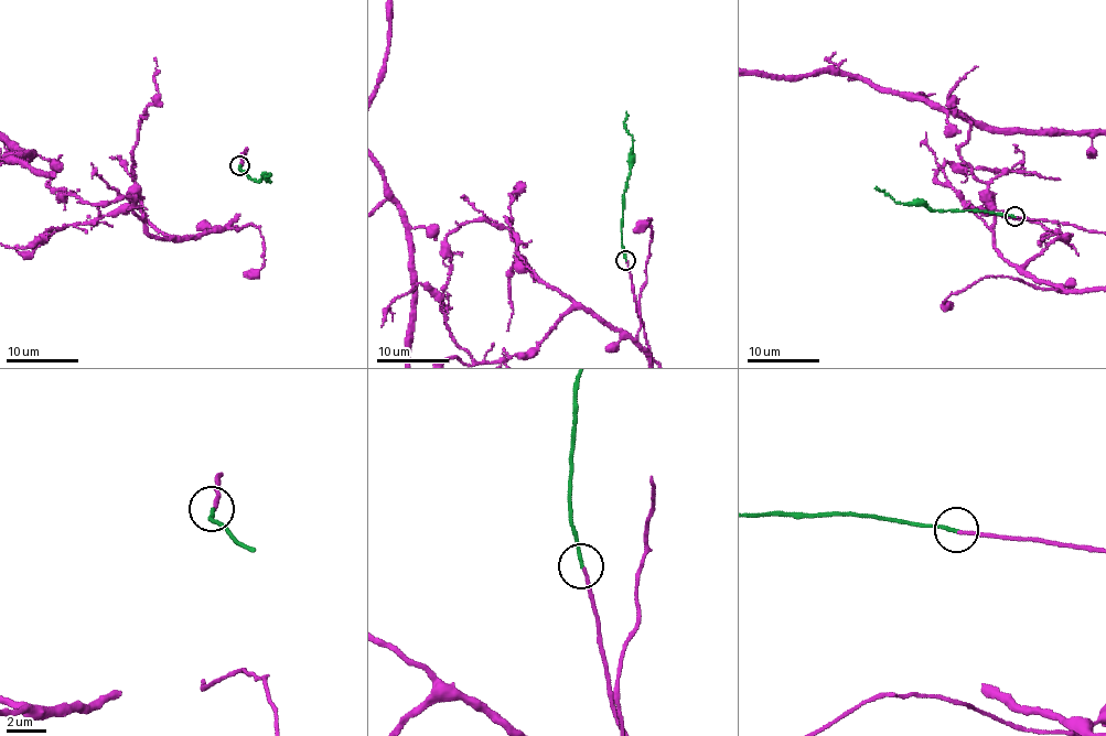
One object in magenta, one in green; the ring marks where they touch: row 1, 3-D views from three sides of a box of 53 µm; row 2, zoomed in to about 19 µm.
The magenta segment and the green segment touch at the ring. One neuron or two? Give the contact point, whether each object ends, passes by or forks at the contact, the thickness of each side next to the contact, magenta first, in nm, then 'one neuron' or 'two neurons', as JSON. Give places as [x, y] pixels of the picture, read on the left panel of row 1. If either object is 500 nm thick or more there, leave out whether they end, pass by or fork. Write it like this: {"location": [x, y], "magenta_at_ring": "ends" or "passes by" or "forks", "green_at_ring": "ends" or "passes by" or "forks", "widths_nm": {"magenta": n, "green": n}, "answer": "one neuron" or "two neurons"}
{"location": [239, 165], "magenta_at_ring": "ends", "green_at_ring": "ends", "widths_nm": {"magenta": 160, "green": 180}, "answer": "one neuron"}

